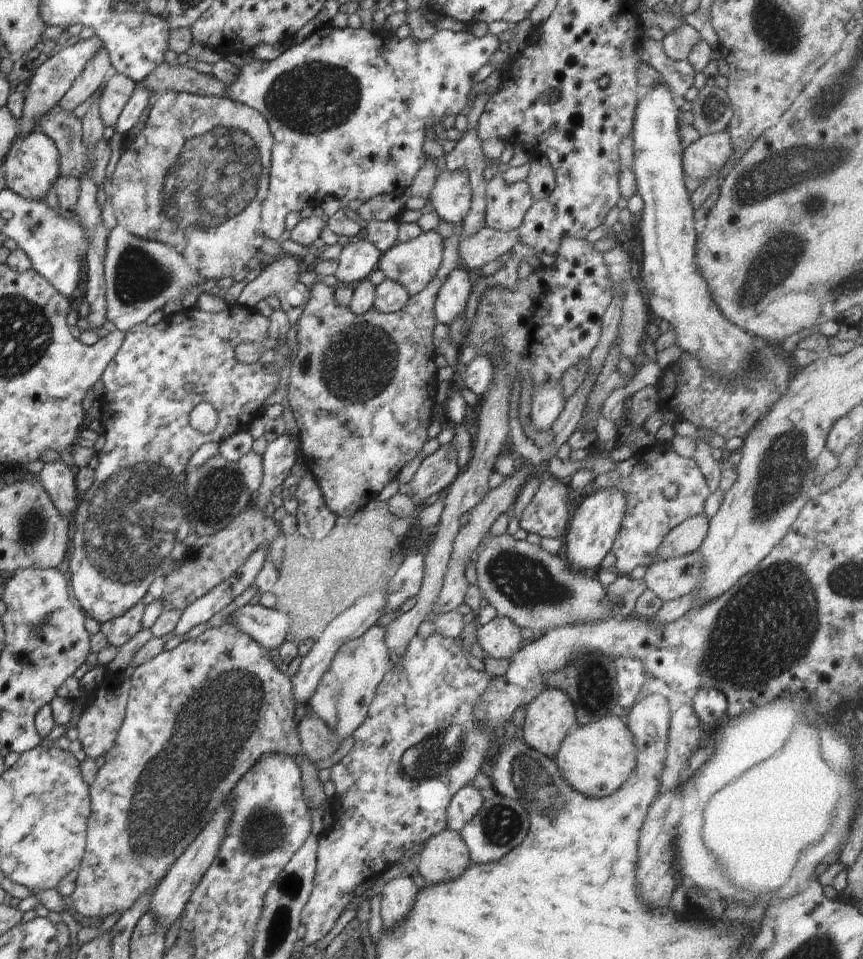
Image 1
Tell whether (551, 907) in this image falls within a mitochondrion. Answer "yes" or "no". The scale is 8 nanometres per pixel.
no

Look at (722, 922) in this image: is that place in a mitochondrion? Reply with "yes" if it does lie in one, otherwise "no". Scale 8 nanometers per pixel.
no

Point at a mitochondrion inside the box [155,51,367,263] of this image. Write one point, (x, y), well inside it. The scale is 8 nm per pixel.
(312, 97)

